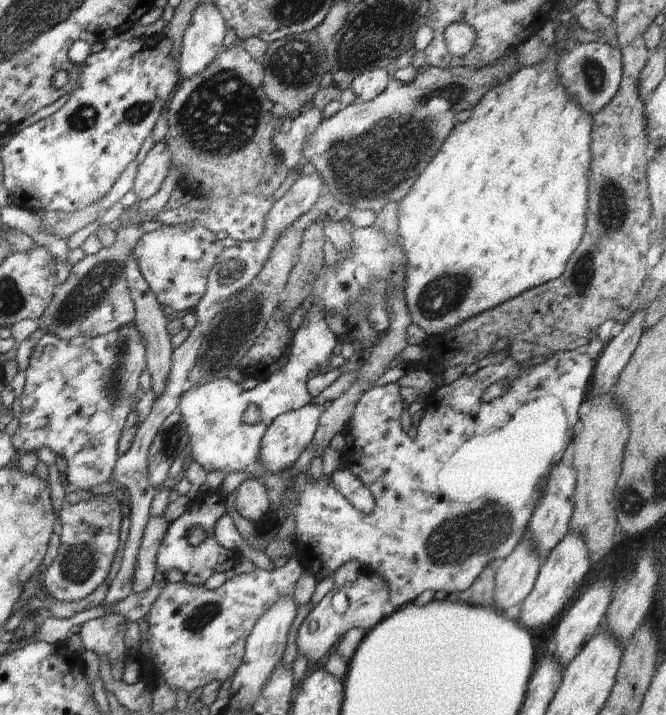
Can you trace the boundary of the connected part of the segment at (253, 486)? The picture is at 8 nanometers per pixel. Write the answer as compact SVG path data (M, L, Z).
M257 478L244 480L236 490L236 510L253 523L270 512L270 500L265 486Z

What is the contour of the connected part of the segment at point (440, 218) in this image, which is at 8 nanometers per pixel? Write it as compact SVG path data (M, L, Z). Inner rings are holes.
M568 33L568 39L562 40L554 48L550 48L550 53L546 60L534 64L534 66L526 66L520 67L517 72L510 74L510 78L498 84L498 86L494 86L490 92L484 94L482 96L482 100L474 106L474 110L472 110L472 115L466 122L458 123L458 126L451 131L450 136L446 138L446 142L442 144L442 148L434 154L434 158L430 160L430 164L424 168L424 172L418 176L418 180L412 188L410 188L410 192L408 195L404 196L403 200L400 200L399 204L399 230L398 230L398 238L400 244L402 246L402 250L404 250L404 254L406 255L407 262L405 267L405 284L403 292L405 293L405 302L407 304L407 308L409 310L409 315L411 316L412 322L414 324L420 326L422 330L424 330L427 334L427 338L432 338L433 336L444 334L448 332L448 329L452 330L452 328L456 328L458 324L462 324L462 322L466 322L466 320L470 320L470 318L474 318L474 316L478 316L478 314L482 314L482 312L486 312L486 310L490 310L491 308L496 308L496 306L500 306L500 304L504 304L507 300L512 300L512 298L516 298L516 296L520 296L522 292L526 292L527 290L531 290L531 288L539 287L540 285L550 283L552 280L559 278L566 270L566 264L568 260L572 258L575 254L576 248L582 242L582 238L584 237L584 232L586 231L586 212L588 211L588 200L589 200L589 186L588 186L588 176L591 166L591 133L592 133L592 124L593 118L591 114L588 114L586 110L582 110L578 104L576 104L576 100L564 90L564 86L562 86L562 82L560 82L560 76L558 76L556 70L556 56L560 56L562 54L562 49L566 49L566 42L568 40L574 40L574 42L579 42L575 38L571 37Z

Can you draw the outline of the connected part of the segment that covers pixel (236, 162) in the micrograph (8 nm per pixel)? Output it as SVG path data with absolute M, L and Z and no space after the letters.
M234 44L221 50L216 58L214 58L214 61L200 75L182 80L178 83L178 86L176 86L175 90L171 93L171 98L164 111L164 118L169 127L169 132L164 139L164 142L167 145L168 151L171 153L171 167L176 167L181 172L179 178L184 177L184 188L190 188L192 182L188 182L188 180L193 176L197 176L201 184L206 184L211 199L235 196L240 193L255 193L262 197L270 197L287 178L290 170L283 164L280 155L272 143L273 134L284 127L285 123L277 120L272 115L272 110L275 106L272 102L269 102L268 98L264 95L264 92L262 91L262 80L263 67L261 66L260 61L251 58L241 47Z

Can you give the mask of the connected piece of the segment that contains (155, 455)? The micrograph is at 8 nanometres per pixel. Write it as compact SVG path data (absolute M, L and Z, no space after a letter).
M178 412L170 414L147 453L147 476L152 488L157 489L164 484L172 464L188 443L189 435L184 418Z

